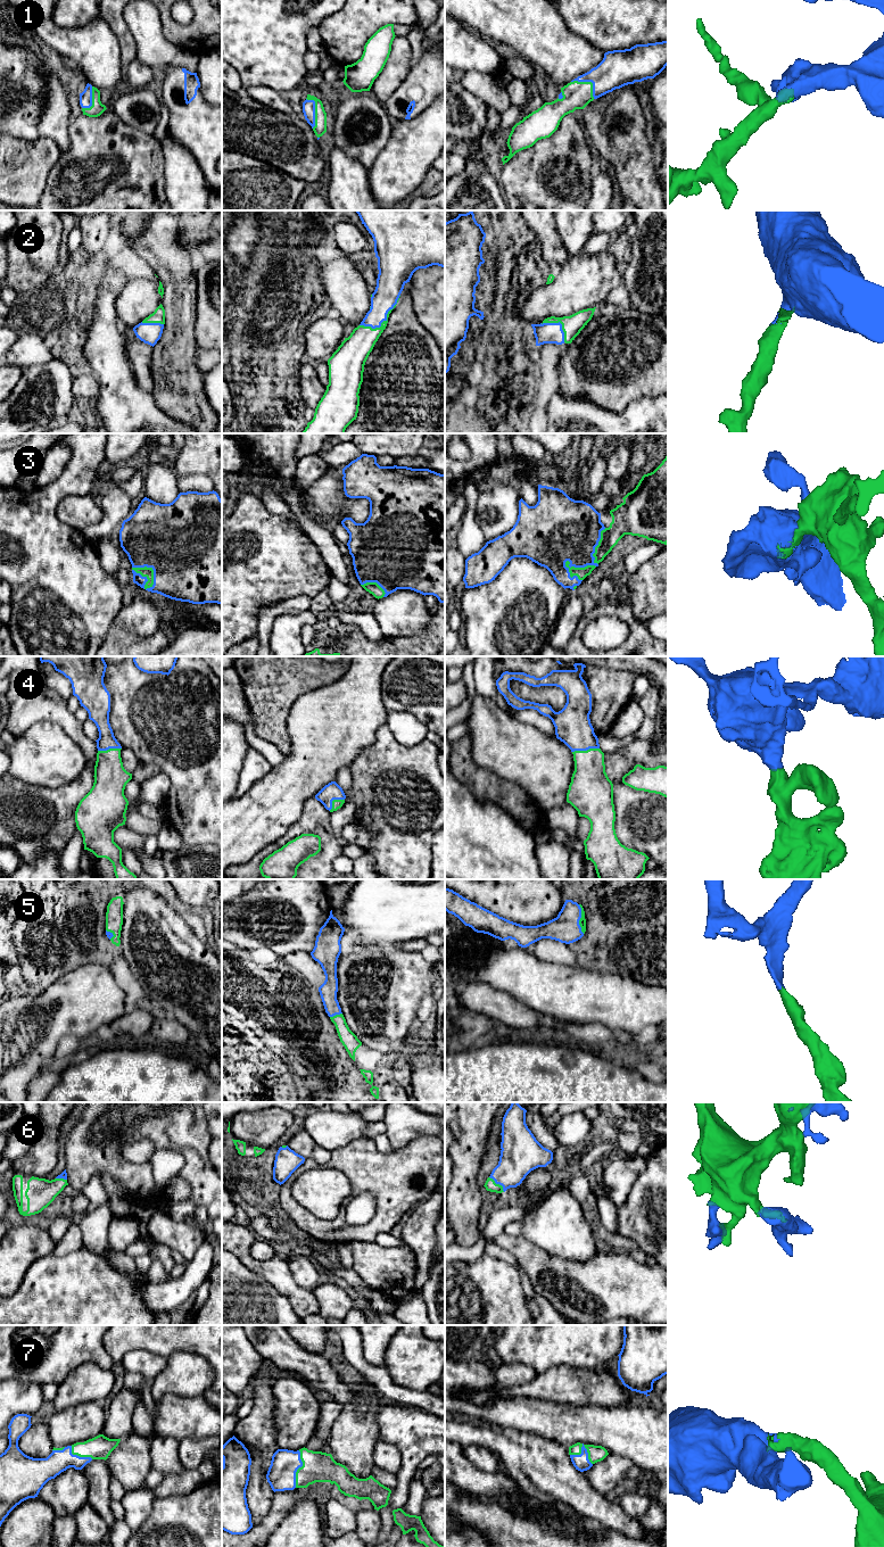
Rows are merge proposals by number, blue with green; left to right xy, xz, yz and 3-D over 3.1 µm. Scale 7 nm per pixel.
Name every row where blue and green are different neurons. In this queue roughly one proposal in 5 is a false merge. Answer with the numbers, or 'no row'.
no row

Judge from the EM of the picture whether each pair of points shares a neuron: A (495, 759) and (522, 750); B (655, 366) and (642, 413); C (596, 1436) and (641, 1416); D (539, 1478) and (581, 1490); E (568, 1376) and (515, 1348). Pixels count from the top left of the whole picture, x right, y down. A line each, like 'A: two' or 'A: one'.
A: one
B: two
C: one
D: one
E: two

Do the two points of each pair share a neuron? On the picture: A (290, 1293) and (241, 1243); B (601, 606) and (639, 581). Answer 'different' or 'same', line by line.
A: same
B: different

